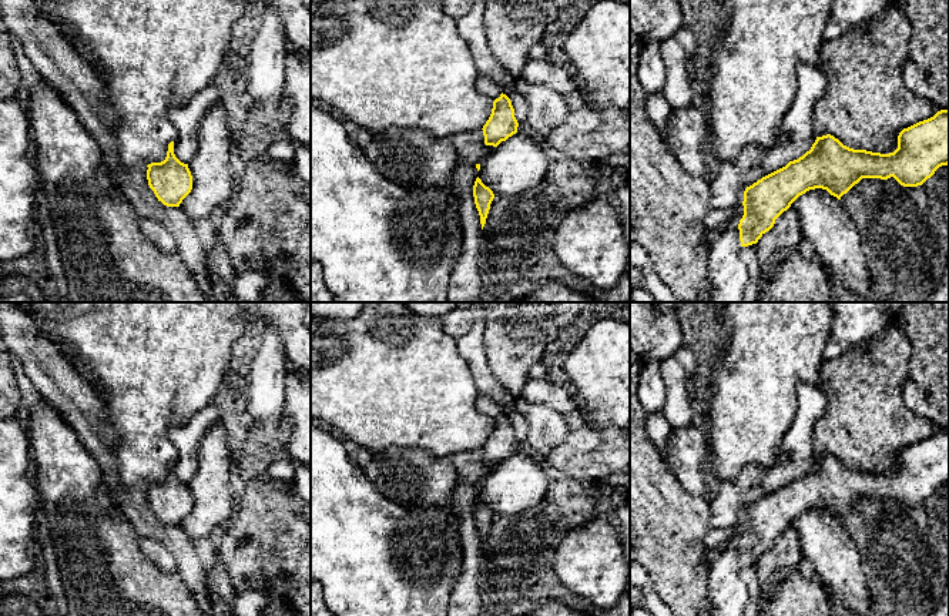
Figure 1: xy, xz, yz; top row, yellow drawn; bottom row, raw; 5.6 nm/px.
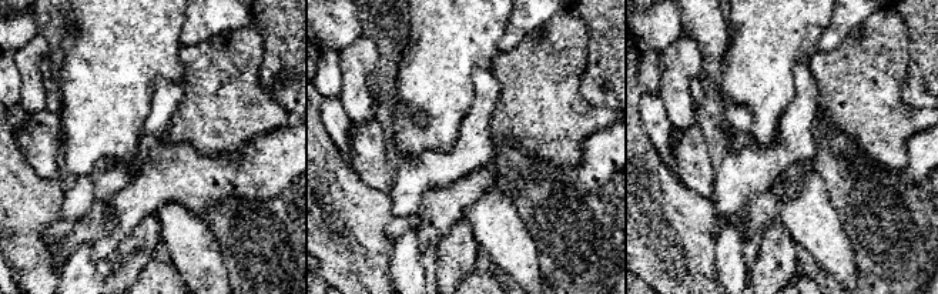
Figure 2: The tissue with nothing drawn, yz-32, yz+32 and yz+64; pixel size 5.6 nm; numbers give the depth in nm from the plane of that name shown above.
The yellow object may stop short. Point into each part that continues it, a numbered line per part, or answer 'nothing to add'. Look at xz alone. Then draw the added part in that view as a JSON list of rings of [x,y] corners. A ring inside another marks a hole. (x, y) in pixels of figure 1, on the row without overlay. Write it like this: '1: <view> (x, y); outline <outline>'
1: xz (486, 405); outline [[[477,394],[477,398],[476,398],[476,408],[482,414],[490,416],[493,421],[496,418],[499,418],[500,414],[502,414],[502,409],[499,408],[499,405],[493,399],[483,396],[483,395],[479,395],[479,394]]]

